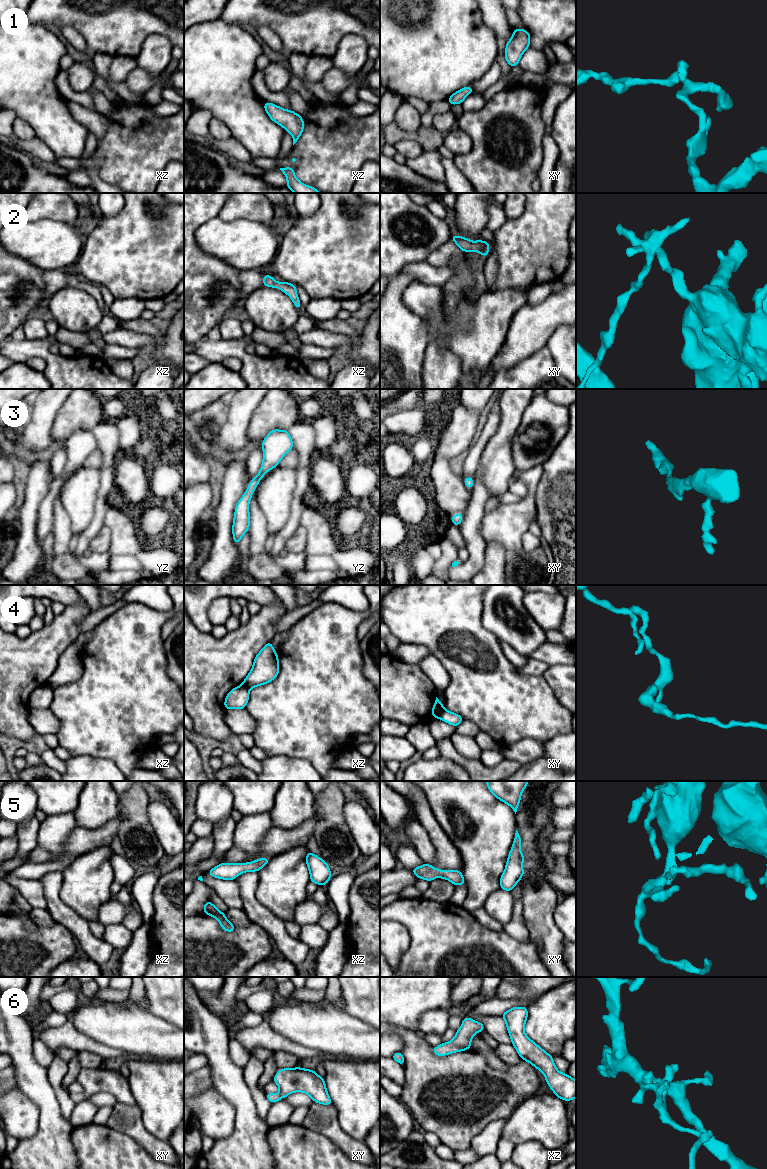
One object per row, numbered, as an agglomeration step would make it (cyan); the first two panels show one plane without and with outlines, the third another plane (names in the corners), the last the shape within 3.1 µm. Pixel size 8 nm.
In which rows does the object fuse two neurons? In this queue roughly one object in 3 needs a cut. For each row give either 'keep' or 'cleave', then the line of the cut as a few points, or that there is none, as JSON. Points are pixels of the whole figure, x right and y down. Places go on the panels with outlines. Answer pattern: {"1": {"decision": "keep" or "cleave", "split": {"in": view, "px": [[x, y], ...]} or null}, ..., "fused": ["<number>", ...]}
{"1": {"decision": "keep", "split": null}, "2": {"decision": "keep", "split": null}, "3": {"decision": "keep", "split": null}, "4": {"decision": "cleave", "split": {"in": "xy", "px": [[444, 708], [438, 717]]}}, "5": {"decision": "keep", "split": null}, "6": {"decision": "keep", "split": null}, "fused": ["4"]}

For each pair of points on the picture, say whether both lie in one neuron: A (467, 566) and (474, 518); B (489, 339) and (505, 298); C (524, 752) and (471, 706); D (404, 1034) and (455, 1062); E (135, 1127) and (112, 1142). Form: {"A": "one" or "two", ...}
{"A": "one", "B": "one", "C": "two", "D": "one", "E": "two"}

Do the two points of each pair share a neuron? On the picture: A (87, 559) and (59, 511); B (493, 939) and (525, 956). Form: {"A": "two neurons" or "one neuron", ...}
{"A": "two neurons", "B": "one neuron"}

